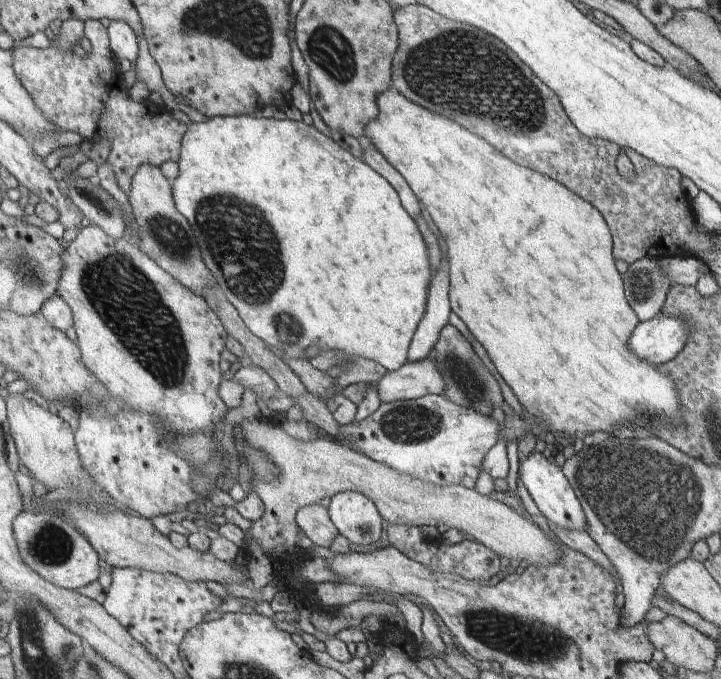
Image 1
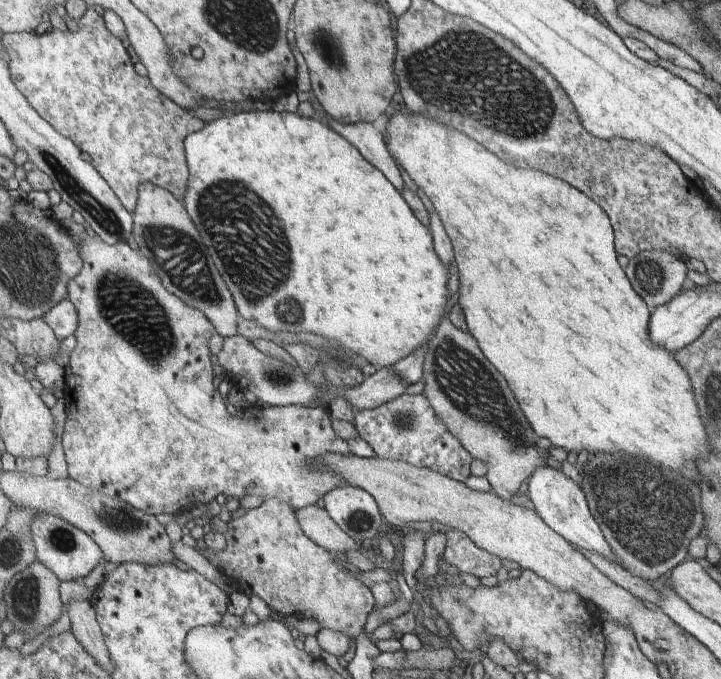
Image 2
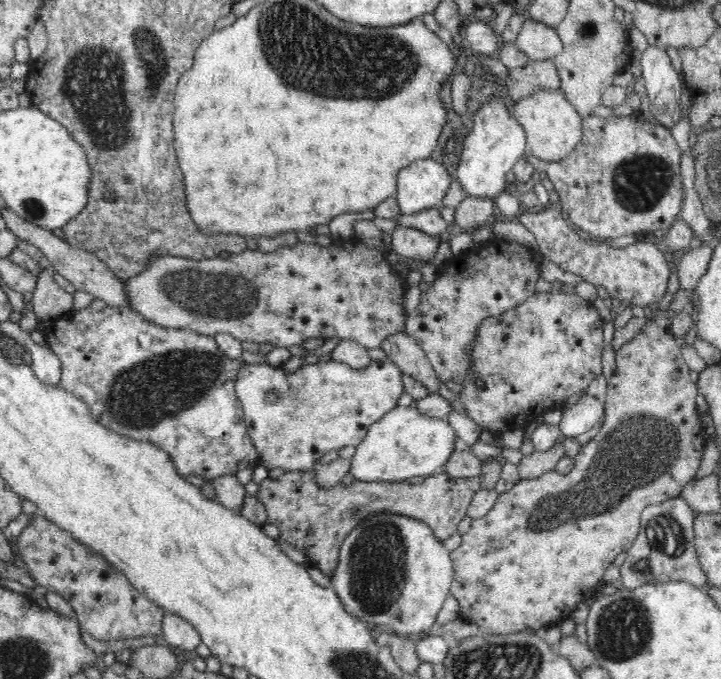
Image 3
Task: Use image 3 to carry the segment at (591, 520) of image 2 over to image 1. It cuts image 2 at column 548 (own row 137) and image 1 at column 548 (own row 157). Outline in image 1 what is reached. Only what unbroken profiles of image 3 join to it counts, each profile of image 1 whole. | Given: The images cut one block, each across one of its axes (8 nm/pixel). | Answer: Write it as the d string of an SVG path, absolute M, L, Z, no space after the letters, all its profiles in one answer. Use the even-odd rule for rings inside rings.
M529 452L527 457L520 462L519 472L522 482L534 499L538 510L556 527L570 531L586 531L587 518L584 515L582 501L575 494L570 480L563 474L563 470L549 462L547 453Z

